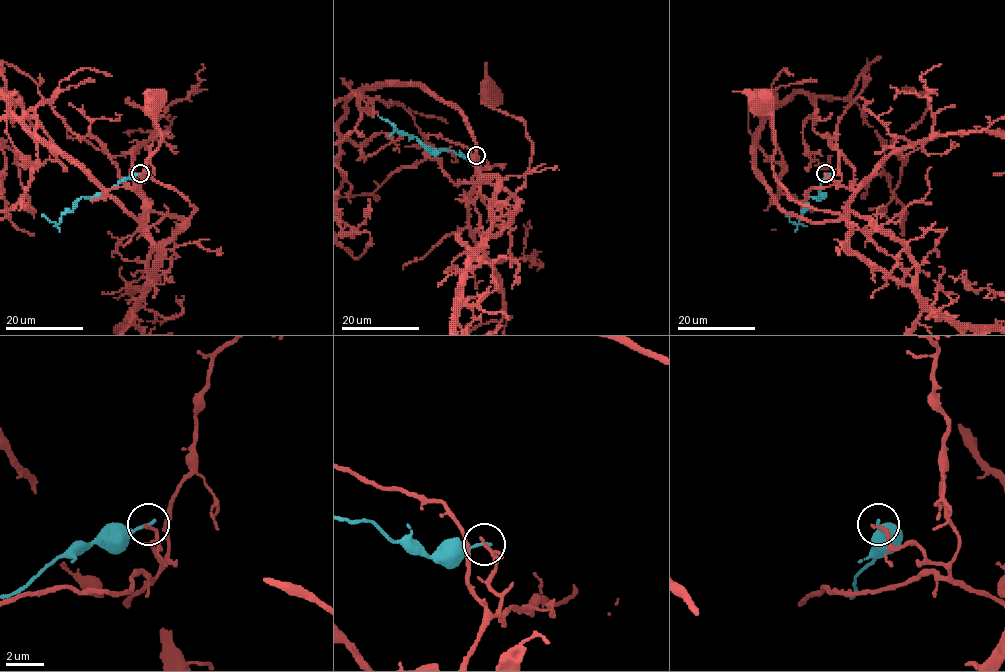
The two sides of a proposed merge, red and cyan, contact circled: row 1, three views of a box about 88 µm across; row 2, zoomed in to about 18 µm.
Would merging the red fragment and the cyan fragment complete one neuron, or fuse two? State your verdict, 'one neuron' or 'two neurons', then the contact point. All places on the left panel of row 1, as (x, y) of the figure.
two neurons | (140, 173)

